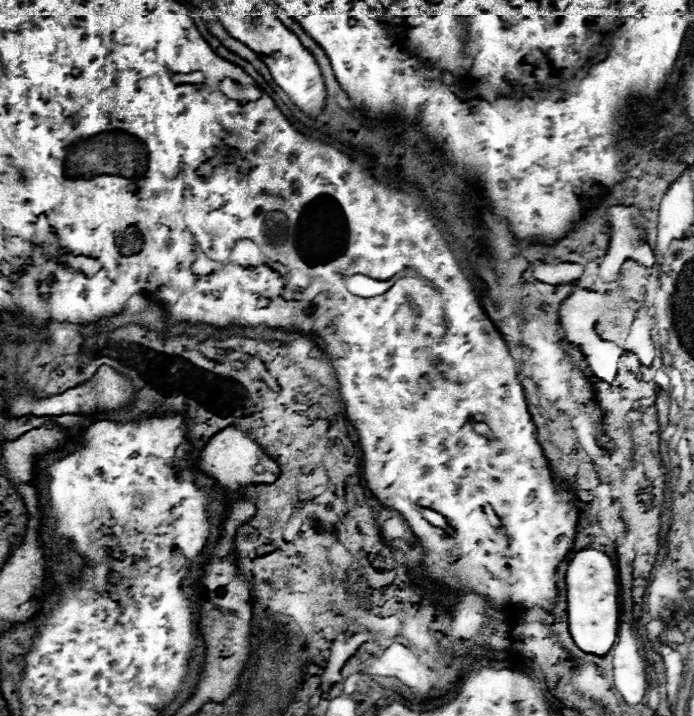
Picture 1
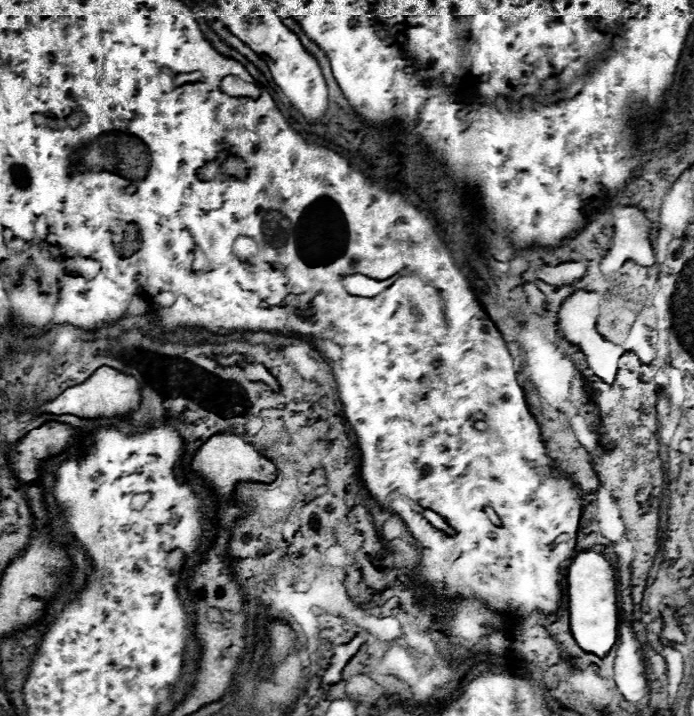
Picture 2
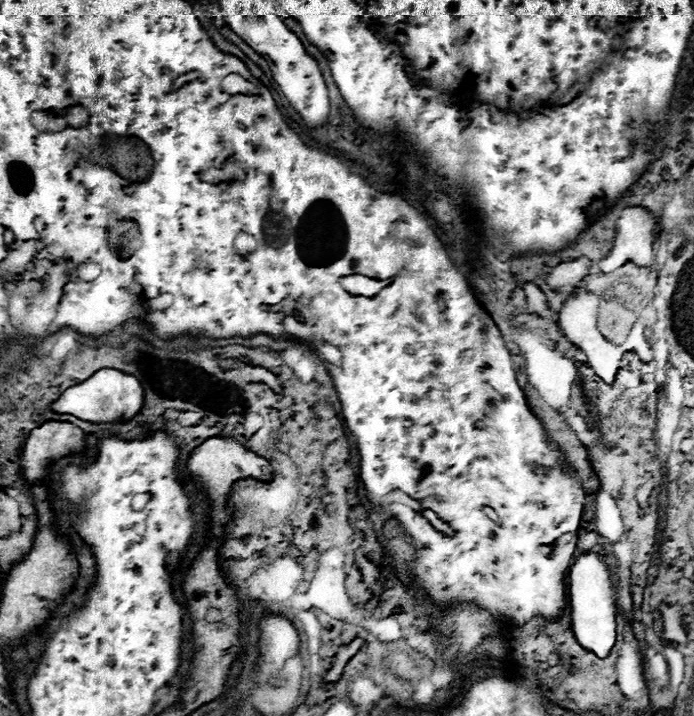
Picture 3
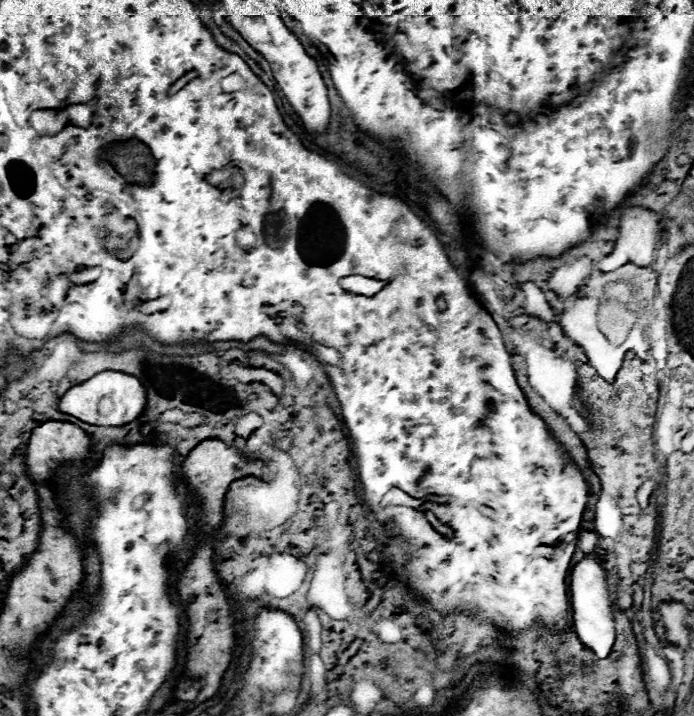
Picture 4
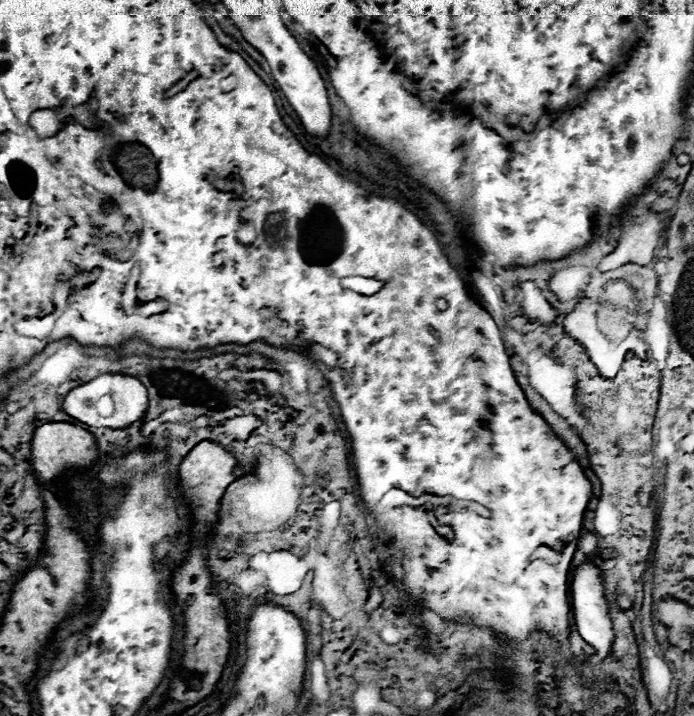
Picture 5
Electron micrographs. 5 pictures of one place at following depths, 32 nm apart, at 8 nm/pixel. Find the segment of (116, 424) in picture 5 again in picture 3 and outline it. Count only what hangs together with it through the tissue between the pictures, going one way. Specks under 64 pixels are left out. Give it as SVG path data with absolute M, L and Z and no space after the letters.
M102 368L82 384L68 388L50 408L54 412L72 414L88 422L122 422L130 420L142 408L142 402L144 402L144 388L134 376L124 374L120 370Z

